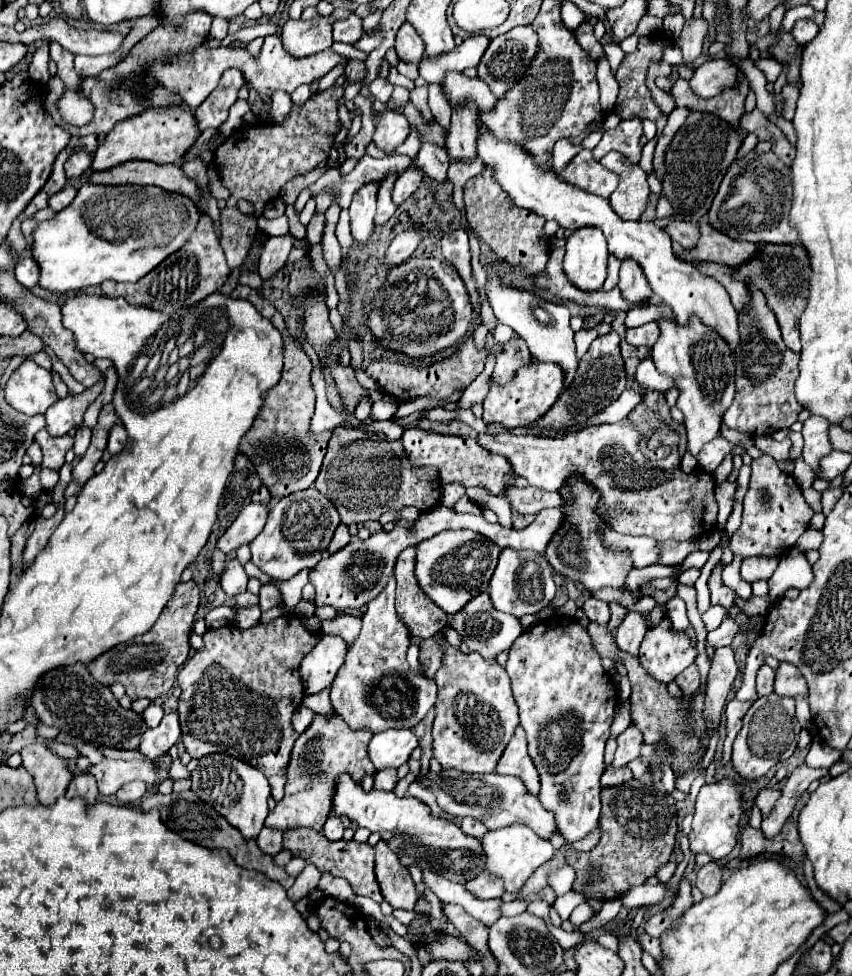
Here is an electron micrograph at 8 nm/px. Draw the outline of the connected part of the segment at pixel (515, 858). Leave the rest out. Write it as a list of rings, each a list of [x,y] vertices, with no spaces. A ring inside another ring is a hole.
[[[510,825],[506,829],[488,831],[486,837],[482,837],[482,851],[486,855],[486,871],[500,877],[504,881],[506,893],[518,893],[524,883],[532,877],[532,873],[552,859],[554,849],[550,841],[542,841],[532,829],[526,825]]]

